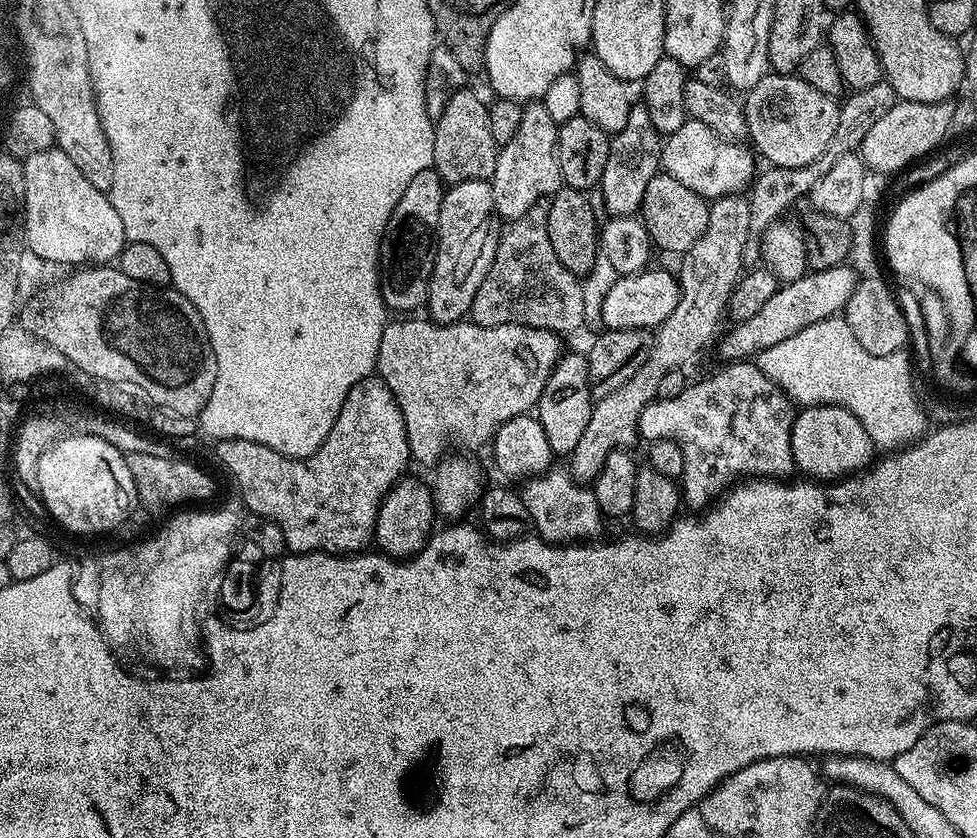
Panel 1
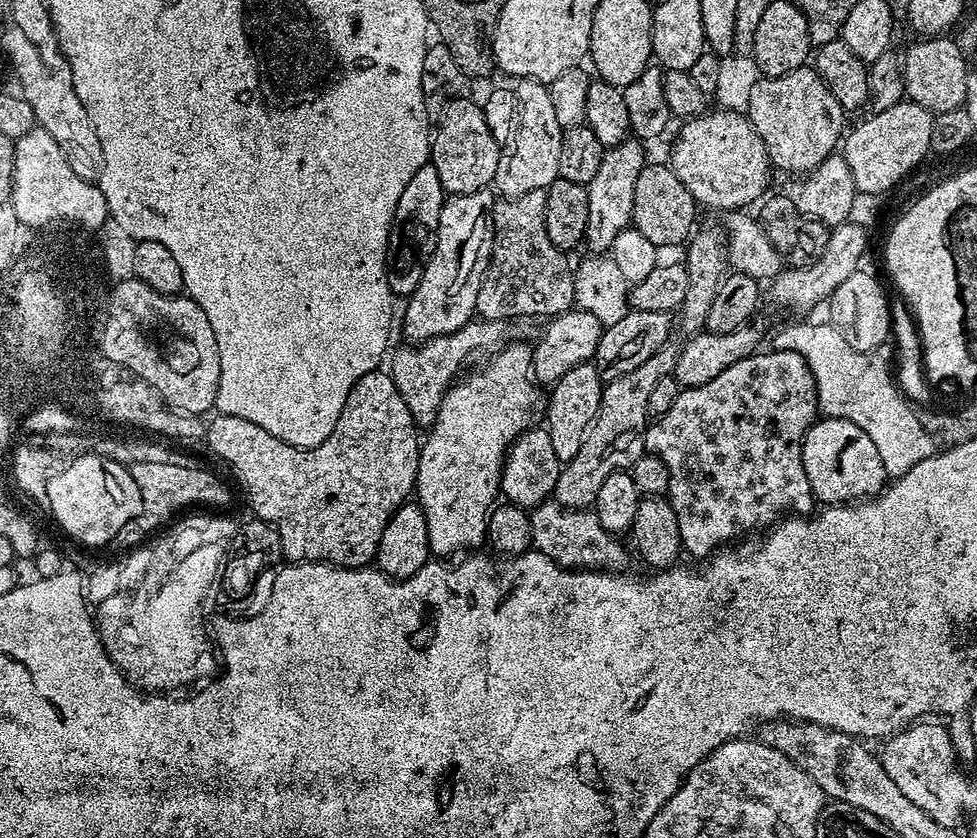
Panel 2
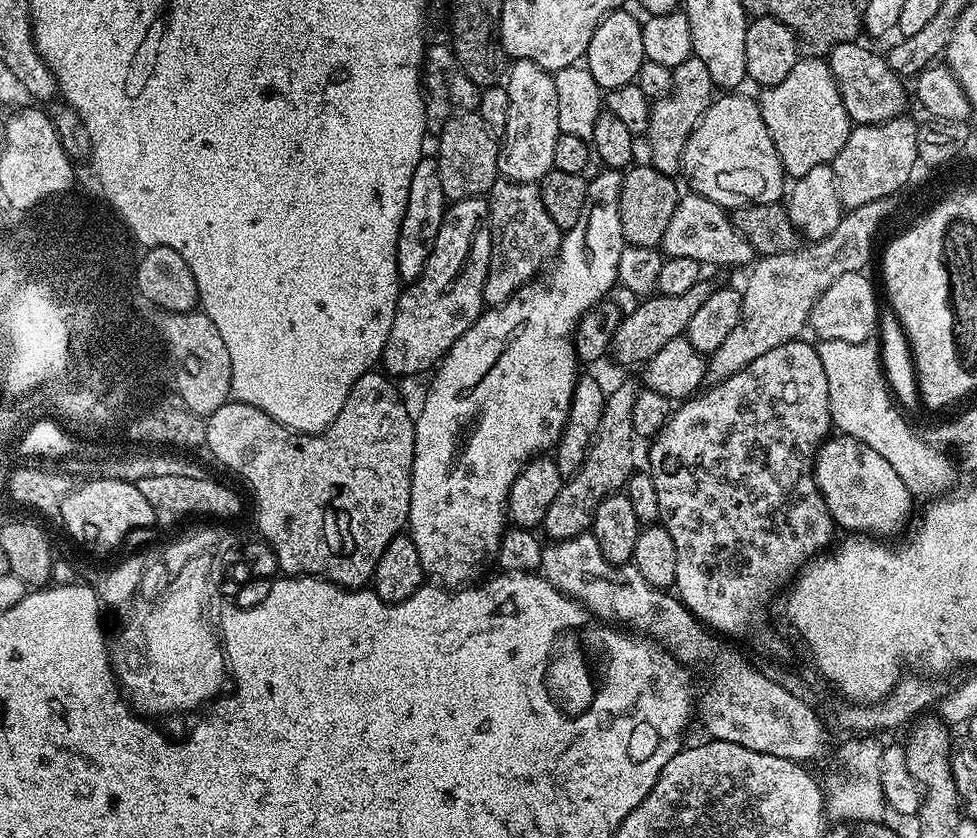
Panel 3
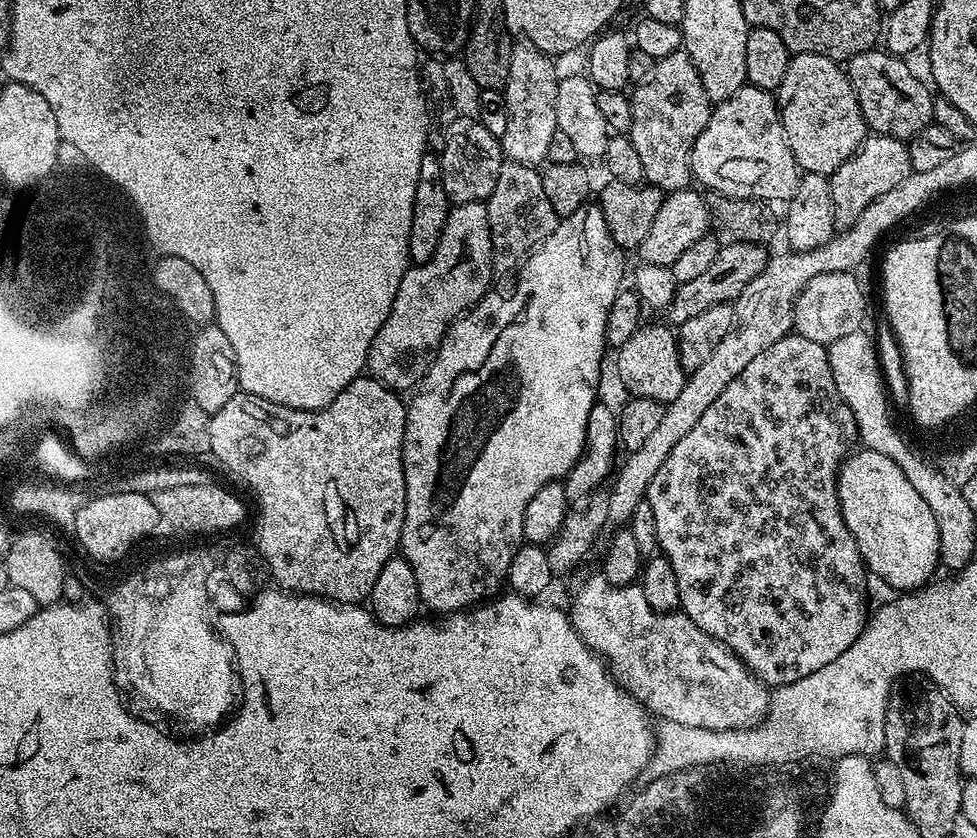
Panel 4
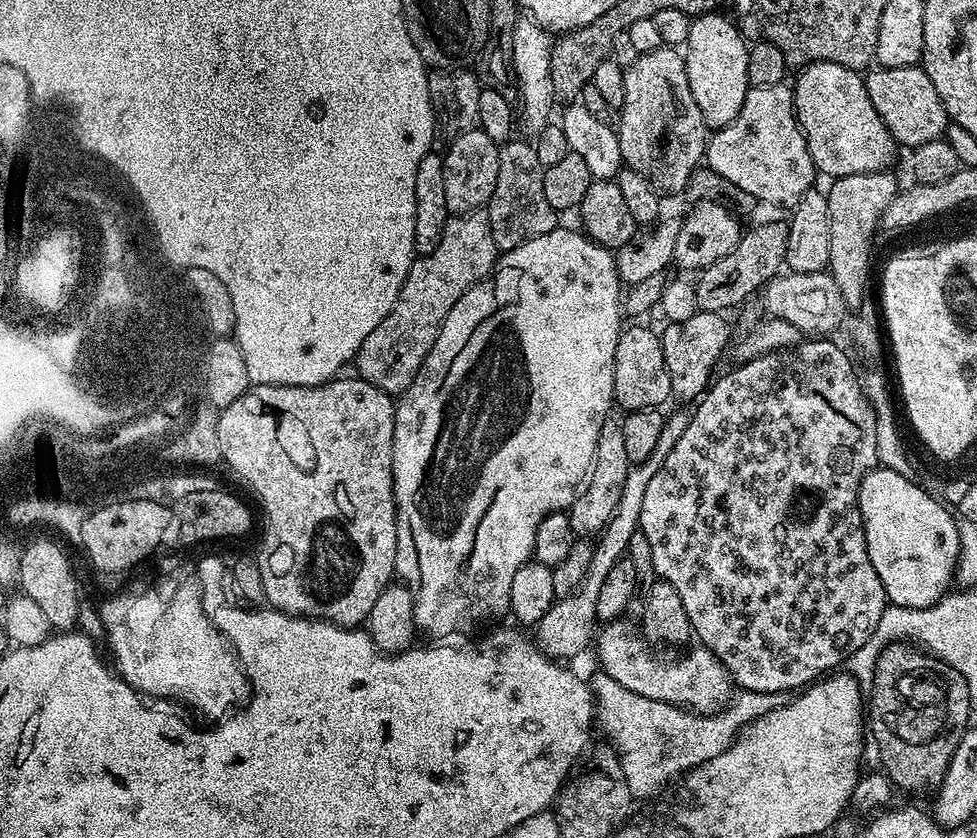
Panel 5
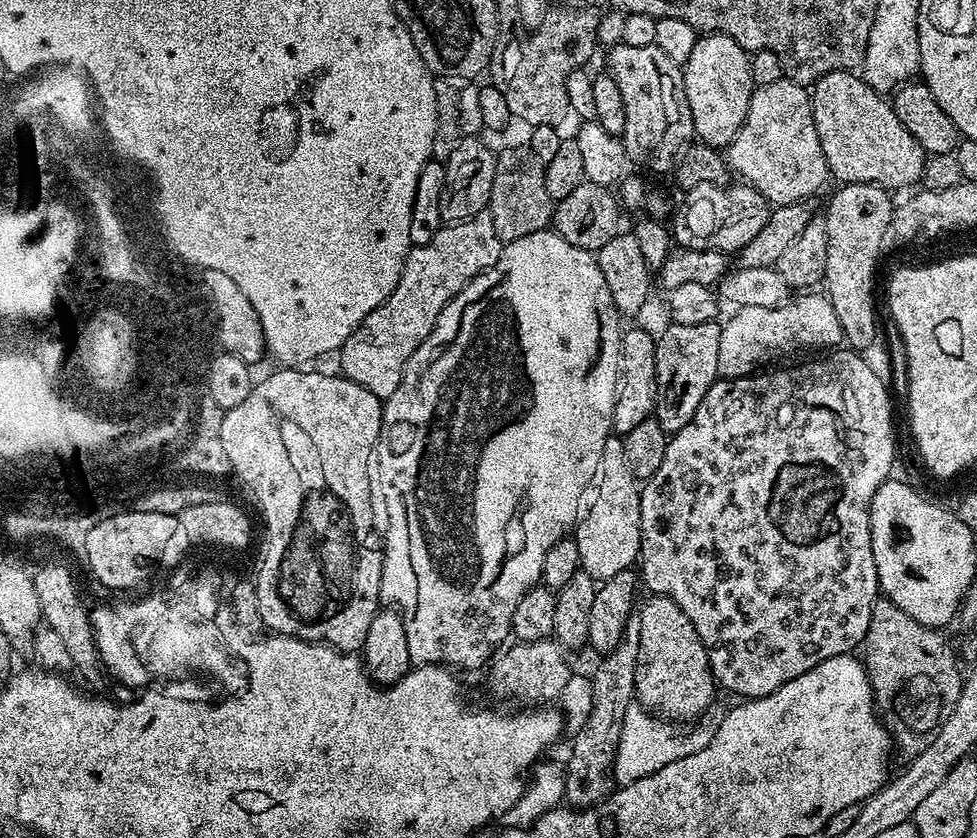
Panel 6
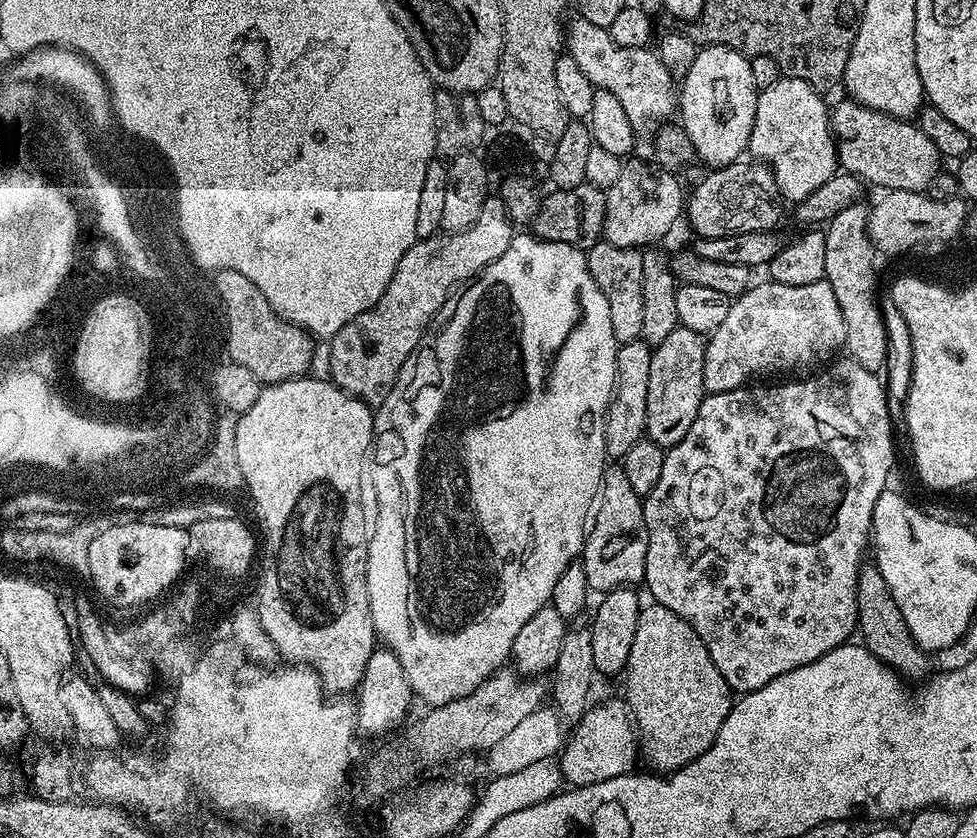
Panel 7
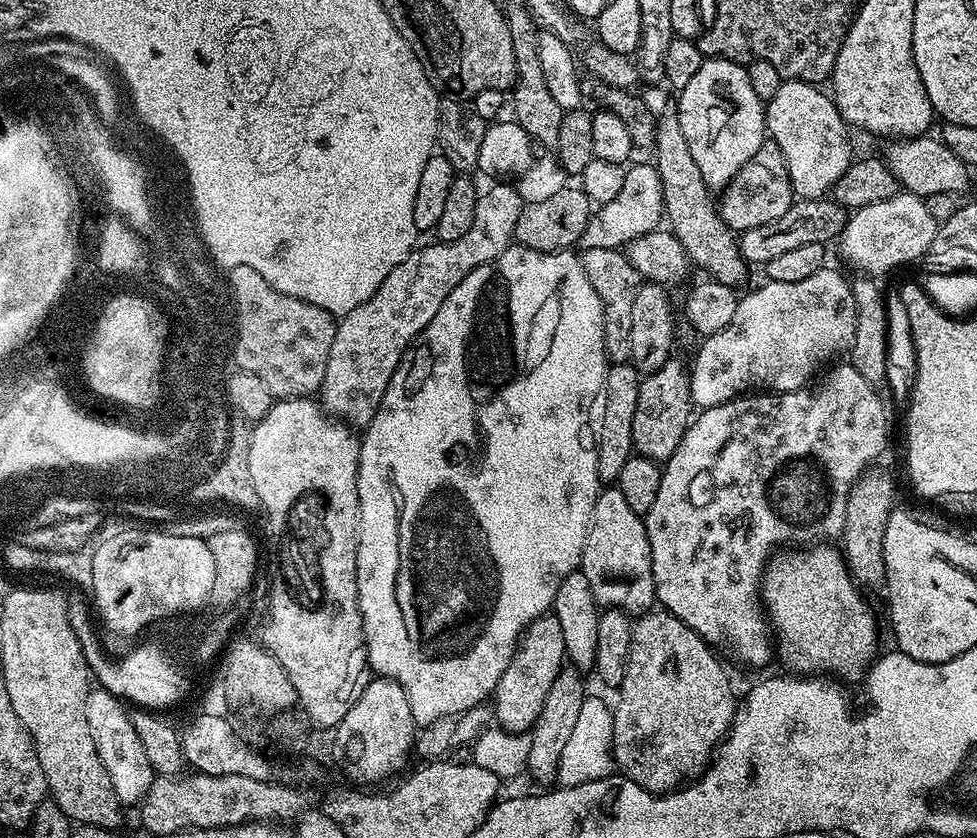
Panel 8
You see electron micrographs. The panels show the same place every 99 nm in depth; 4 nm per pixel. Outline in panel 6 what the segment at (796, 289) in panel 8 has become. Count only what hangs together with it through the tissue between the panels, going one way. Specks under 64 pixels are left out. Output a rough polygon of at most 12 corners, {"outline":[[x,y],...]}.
{"outline":[[827,295],[736,308],[718,370],[753,375],[775,356],[841,343]]}

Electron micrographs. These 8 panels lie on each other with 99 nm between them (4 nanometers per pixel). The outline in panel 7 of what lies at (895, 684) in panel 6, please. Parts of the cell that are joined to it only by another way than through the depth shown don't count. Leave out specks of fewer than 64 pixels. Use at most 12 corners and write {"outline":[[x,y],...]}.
{"outline":[[875,563],[860,569],[858,636],[870,654],[916,682],[929,653],[914,642]]}

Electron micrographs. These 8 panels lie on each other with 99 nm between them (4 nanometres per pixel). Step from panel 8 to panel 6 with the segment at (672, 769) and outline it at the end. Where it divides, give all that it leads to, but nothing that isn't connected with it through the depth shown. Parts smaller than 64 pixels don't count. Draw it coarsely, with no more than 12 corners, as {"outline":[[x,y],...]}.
{"outline":[[665,596],[638,608],[640,707],[695,722],[718,693],[694,622]]}

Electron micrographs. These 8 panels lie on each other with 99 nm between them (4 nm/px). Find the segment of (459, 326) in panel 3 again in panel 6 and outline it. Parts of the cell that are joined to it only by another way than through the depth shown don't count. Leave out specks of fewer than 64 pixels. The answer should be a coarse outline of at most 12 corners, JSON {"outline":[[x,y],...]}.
{"outline":[[486,210],[413,246],[340,347],[381,402],[438,314],[498,262]]}

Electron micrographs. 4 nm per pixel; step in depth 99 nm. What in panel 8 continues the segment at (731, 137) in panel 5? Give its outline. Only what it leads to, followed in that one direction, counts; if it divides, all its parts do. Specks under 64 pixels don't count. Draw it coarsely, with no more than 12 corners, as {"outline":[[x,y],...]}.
{"outline":[[784,80],[764,123],[793,193],[827,197],[854,159],[827,91]]}

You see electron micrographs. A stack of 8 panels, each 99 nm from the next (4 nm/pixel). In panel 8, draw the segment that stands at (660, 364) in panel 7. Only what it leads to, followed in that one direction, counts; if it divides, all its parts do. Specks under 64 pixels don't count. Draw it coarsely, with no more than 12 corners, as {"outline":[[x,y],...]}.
{"outline":[[689,369],[641,379],[632,447],[667,462],[694,416]]}

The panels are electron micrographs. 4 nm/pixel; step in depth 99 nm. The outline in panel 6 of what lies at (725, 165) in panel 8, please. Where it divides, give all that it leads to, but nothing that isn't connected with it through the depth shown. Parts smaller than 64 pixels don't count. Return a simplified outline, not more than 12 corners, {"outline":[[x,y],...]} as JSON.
{"outline":[[699,37],[683,64],[695,139],[727,149],[750,106],[750,56]]}

